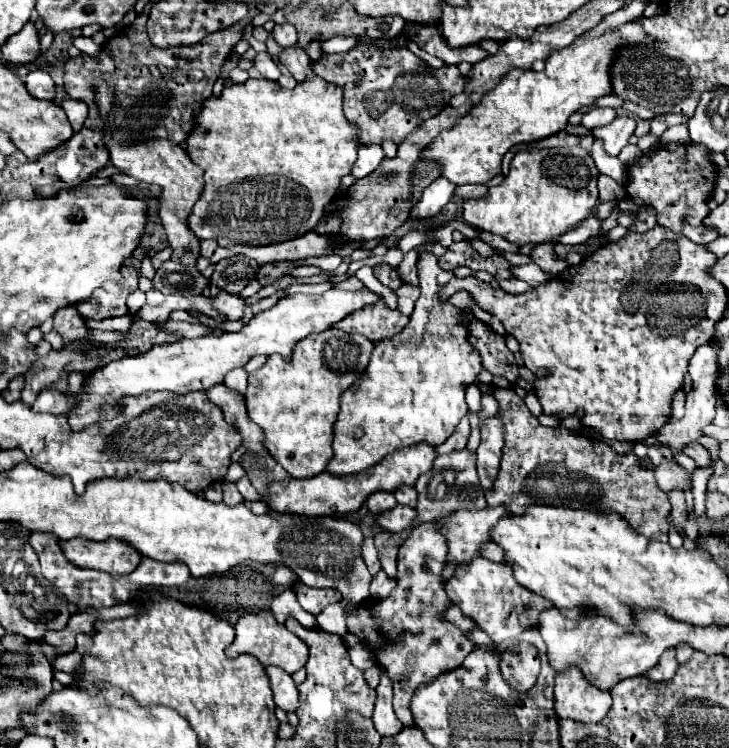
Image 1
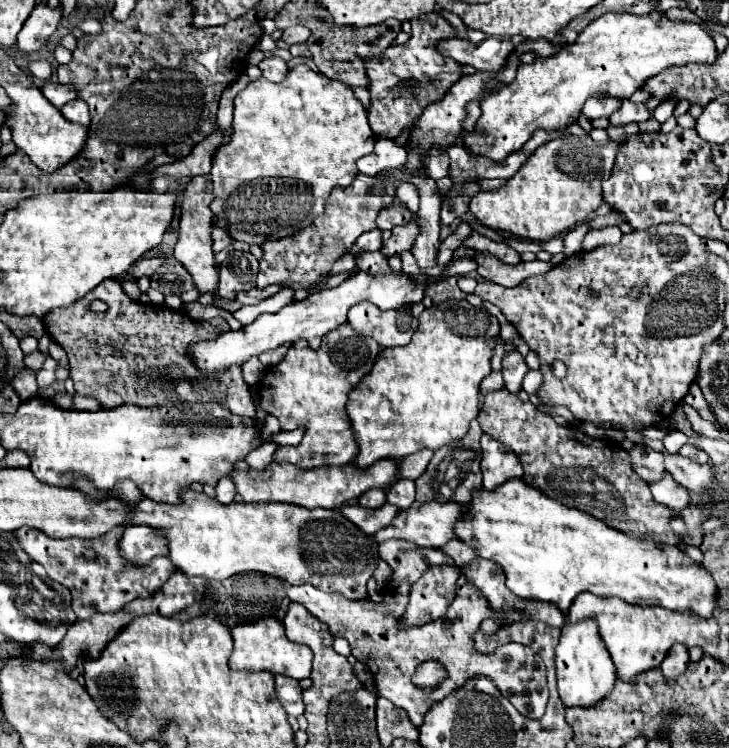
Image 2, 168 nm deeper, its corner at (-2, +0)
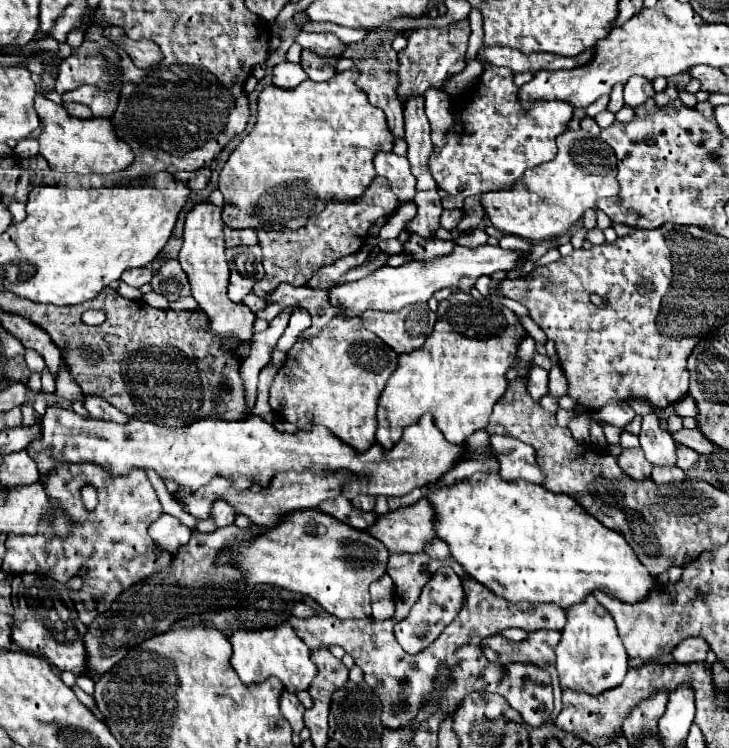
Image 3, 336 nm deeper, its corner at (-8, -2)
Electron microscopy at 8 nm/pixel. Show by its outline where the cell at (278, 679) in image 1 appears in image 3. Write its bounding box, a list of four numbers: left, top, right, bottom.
[280,692,304,732]

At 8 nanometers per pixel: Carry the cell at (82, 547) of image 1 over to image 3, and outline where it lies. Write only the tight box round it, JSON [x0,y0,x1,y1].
[148,514,192,556]

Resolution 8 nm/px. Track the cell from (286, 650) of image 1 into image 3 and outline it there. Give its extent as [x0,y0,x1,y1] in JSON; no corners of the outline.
[230,622,316,692]

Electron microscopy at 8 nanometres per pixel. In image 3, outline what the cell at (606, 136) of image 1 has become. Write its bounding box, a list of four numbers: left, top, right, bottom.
[624,78,654,110]

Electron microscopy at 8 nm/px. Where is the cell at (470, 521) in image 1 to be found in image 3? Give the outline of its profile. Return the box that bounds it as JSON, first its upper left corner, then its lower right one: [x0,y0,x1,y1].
[368,498,436,552]

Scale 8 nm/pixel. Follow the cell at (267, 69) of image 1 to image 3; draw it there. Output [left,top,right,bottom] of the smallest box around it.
[272,62,308,88]

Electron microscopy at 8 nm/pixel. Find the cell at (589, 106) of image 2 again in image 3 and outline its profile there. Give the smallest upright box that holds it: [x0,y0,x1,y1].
[608,84,624,114]

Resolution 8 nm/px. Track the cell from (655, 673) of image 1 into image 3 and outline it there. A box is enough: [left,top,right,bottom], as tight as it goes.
[672,638,710,664]

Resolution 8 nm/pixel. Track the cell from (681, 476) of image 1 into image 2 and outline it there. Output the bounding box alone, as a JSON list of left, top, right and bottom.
[630,446,664,482]

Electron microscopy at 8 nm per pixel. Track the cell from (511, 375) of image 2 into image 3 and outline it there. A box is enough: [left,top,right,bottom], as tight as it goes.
[528,364,548,400]

